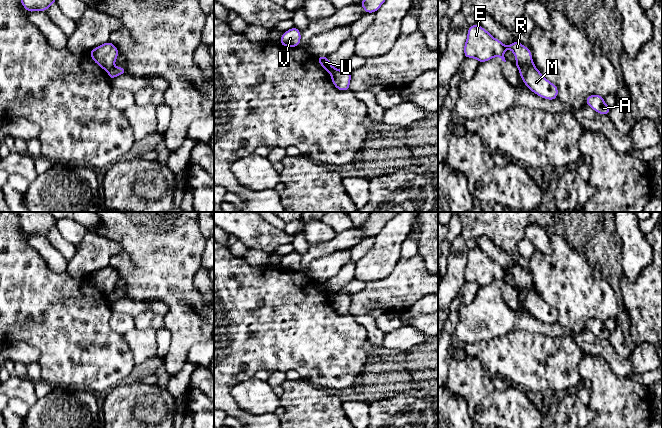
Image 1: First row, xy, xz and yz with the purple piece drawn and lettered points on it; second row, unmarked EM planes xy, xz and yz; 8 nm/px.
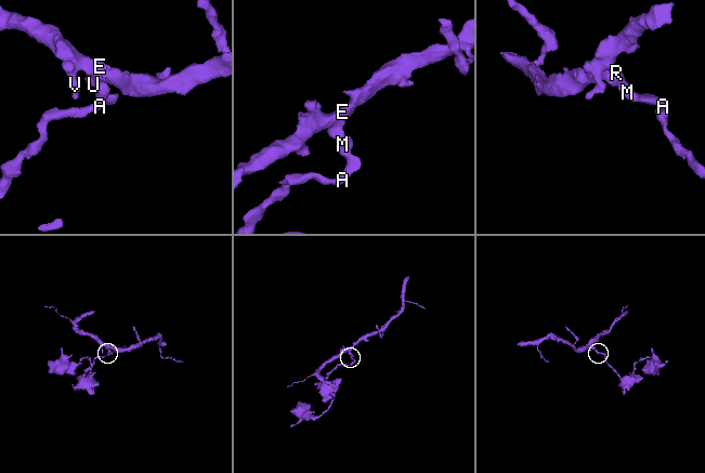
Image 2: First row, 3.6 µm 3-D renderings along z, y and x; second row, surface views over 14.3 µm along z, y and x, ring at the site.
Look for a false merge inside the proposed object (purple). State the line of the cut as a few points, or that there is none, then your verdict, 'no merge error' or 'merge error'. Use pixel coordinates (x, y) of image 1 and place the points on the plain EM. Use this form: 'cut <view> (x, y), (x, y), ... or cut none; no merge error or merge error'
cut yz (532, 284), (518, 293); merge error

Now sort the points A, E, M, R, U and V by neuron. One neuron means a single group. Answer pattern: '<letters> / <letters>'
A M / E R U V

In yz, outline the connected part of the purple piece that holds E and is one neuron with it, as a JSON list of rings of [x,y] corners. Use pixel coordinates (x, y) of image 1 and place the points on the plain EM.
[[[478,247],[469,250],[464,268],[465,282],[474,282],[479,287],[483,287],[494,281],[500,281],[502,285],[506,286],[504,277],[507,272],[513,276],[516,283],[515,290],[518,294],[533,285],[530,273],[520,266],[515,265],[510,269],[504,269]]]

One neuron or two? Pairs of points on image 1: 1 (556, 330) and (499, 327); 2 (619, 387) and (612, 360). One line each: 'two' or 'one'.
1: one
2: two

